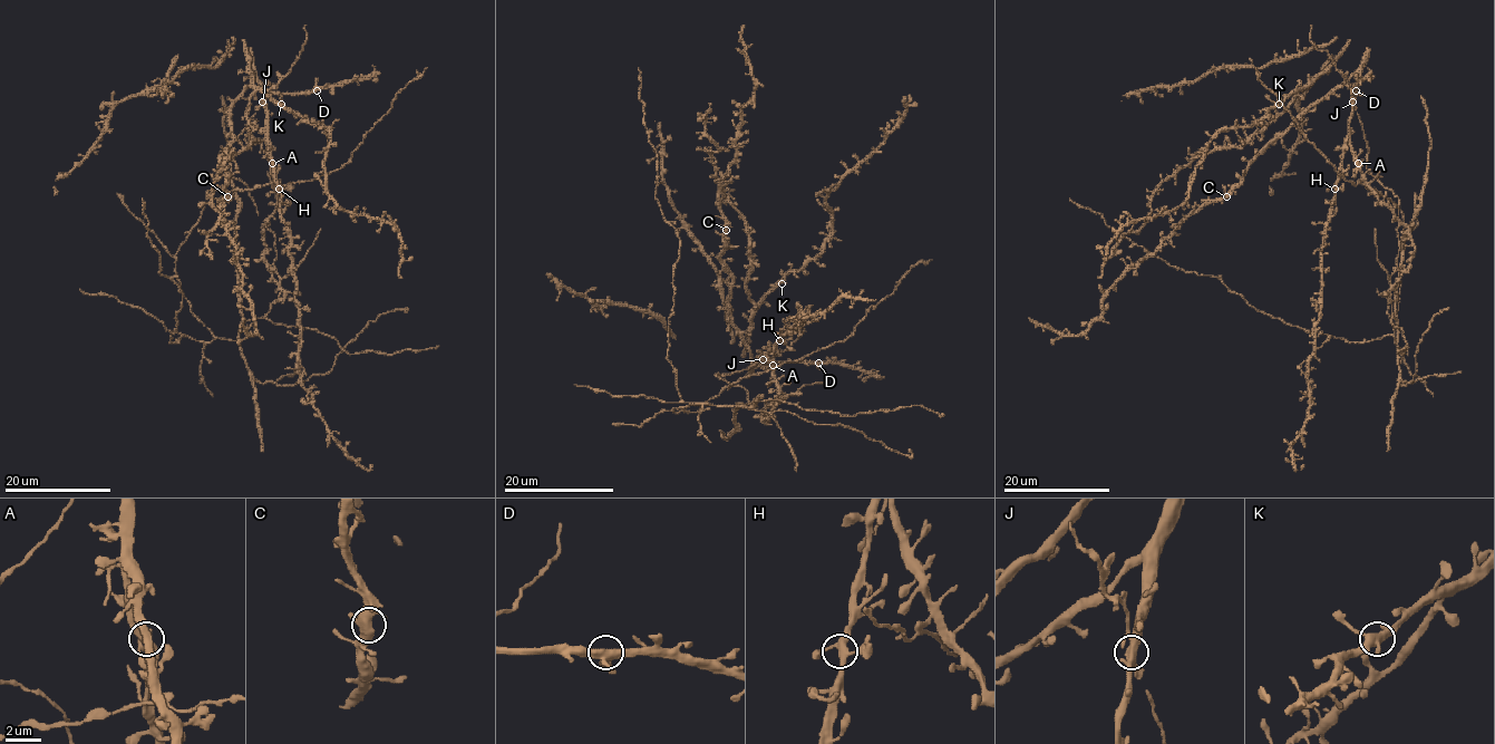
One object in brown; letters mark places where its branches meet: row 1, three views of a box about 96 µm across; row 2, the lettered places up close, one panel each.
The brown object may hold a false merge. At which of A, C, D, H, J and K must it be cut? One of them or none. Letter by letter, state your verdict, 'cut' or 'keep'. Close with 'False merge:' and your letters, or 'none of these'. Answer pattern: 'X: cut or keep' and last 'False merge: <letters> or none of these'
A: keep
C: keep
D: keep
H: keep
J: keep
K: keep
False merge: none of these

